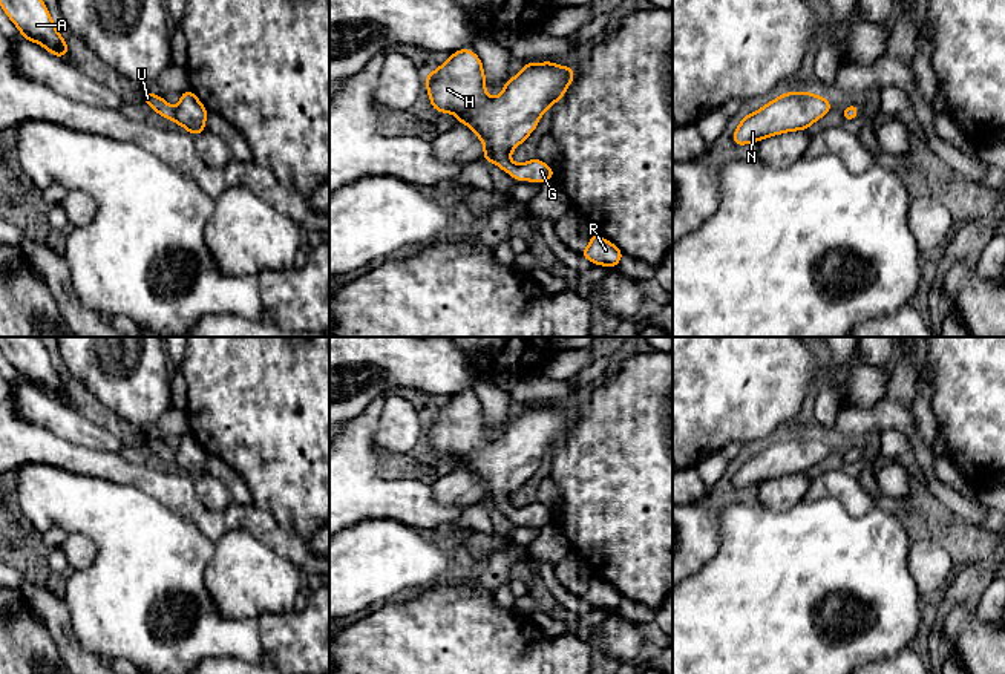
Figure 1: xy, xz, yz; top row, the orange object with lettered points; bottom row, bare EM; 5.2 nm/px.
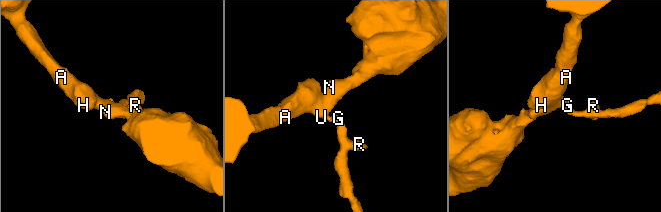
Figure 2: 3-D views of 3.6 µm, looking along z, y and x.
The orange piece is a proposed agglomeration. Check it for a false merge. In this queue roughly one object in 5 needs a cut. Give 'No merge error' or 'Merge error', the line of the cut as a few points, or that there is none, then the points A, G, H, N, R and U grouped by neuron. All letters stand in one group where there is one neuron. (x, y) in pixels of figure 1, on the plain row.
No merge error. No split. Groups: A G H N R U

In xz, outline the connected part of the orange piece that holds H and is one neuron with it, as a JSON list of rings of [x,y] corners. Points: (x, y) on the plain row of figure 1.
[[[460,392],[437,414],[429,415],[424,426],[435,453],[455,456],[458,466],[466,467],[478,478],[484,489],[484,504],[495,506],[516,524],[542,527],[555,519],[550,509],[538,501],[524,507],[513,507],[510,496],[529,481],[541,458],[565,438],[573,424],[575,412],[555,407],[553,404],[527,406],[518,418],[506,424],[504,434],[498,440],[490,441],[486,435],[486,418],[481,403],[470,392]]]

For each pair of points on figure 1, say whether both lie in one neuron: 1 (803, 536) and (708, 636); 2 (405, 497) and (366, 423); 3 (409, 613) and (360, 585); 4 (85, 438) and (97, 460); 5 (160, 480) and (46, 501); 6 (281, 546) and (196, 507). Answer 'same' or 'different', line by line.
1: same
2: same
3: different
4: different
5: different
6: same

